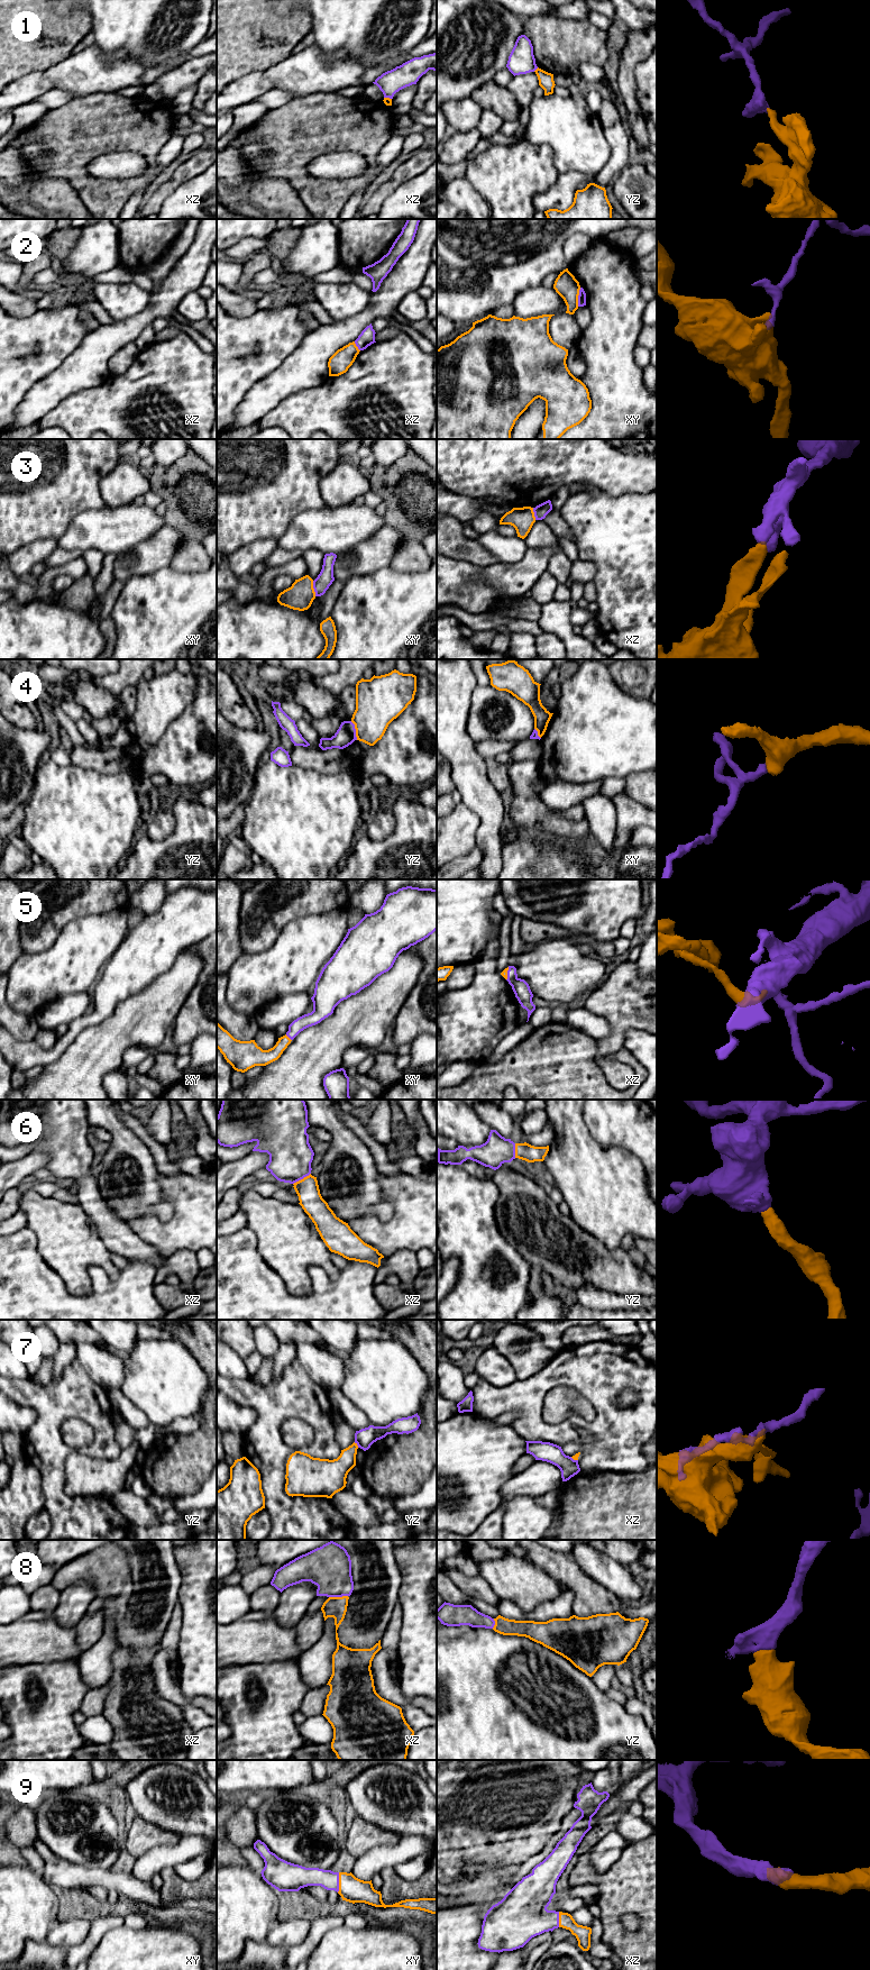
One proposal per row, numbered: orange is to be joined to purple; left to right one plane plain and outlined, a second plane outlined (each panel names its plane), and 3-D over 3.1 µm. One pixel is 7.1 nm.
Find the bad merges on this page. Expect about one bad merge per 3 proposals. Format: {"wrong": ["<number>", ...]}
{"wrong": ["1", "2", "3", "4", "7"]}

